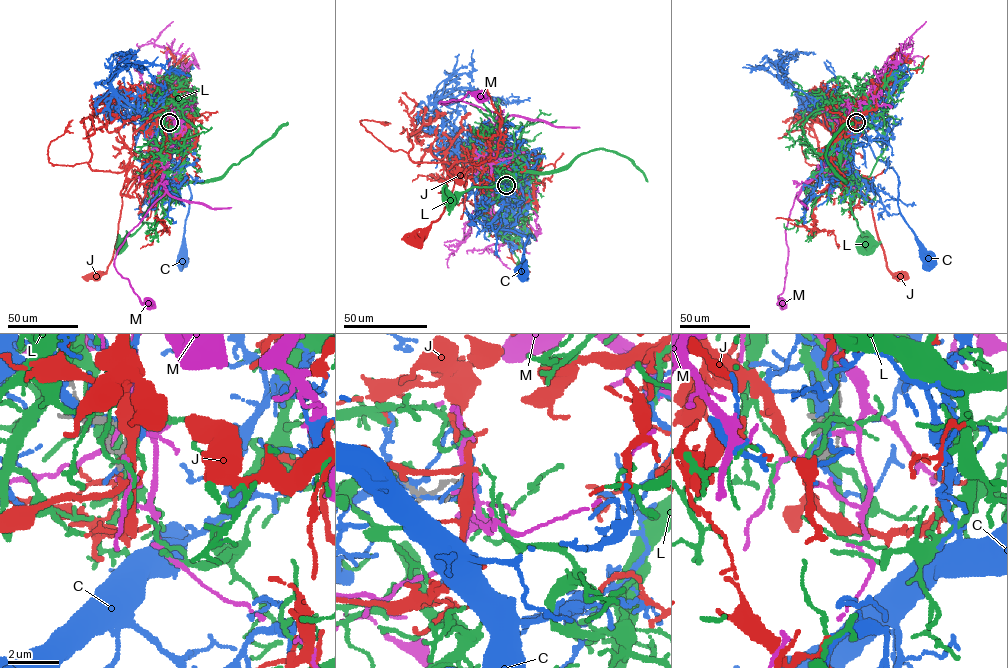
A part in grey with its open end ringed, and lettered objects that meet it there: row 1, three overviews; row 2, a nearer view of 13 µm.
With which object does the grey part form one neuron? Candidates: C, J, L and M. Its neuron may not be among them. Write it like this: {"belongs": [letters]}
{"belongs": ["J"]}

